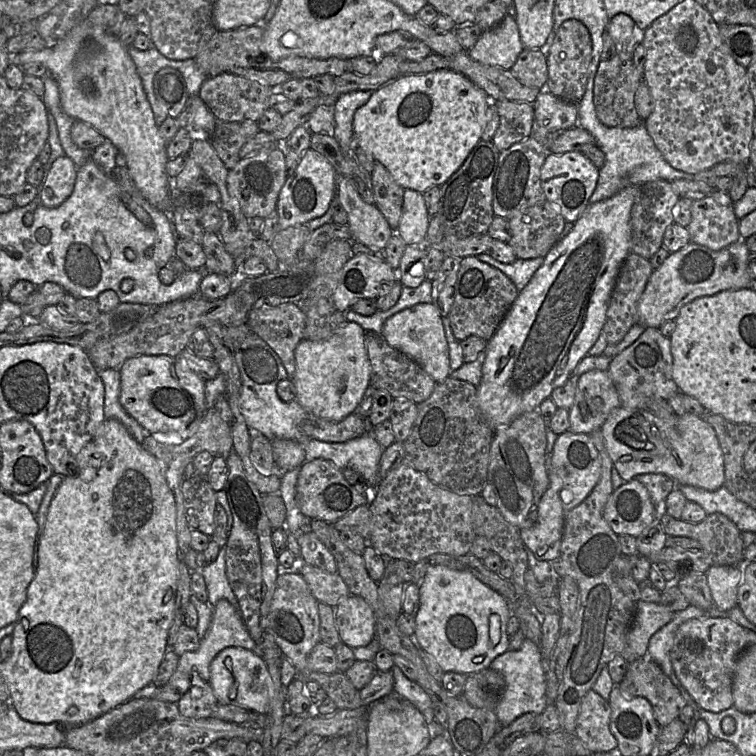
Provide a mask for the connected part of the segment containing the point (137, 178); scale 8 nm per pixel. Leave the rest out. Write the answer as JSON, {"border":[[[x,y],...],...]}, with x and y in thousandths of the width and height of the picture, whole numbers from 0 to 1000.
{"border":[[[115,24],[98,34],[70,62],[54,67],[26,69],[16,73],[15,83],[33,87],[56,83],[65,99],[77,110],[81,139],[101,160],[120,164],[140,184],[146,185],[165,206],[169,228],[189,261],[209,278],[221,280],[225,274],[225,234],[220,226],[224,212],[220,185],[213,180],[205,161],[204,149],[190,120],[188,106],[179,83],[156,49],[143,45],[134,34],[122,32]]]}

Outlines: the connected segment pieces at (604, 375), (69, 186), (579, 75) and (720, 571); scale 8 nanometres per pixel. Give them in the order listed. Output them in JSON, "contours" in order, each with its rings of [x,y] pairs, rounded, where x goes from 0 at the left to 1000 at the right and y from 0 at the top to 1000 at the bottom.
{"contours":[[[[782,489],[765,499],[753,569],[780,575],[795,567],[808,544],[821,537],[817,519],[803,491]]],[[[90,206],[77,208],[69,217],[53,247],[54,270],[62,275],[74,275],[93,261],[98,251],[102,221]]],[[[762,25],[746,28],[734,44],[724,77],[726,94],[724,112],[728,123],[743,132],[763,138],[775,119],[782,79],[783,53],[776,36]]],[[[940,749],[935,754],[937,775],[948,806],[960,810],[975,802],[981,753],[983,749]]]]}

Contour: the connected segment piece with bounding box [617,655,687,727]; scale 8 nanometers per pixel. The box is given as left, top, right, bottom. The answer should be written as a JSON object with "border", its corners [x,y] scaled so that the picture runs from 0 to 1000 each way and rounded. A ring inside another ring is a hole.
{"border":[[[857,866],[836,874],[824,899],[816,906],[828,925],[841,921],[854,923],[873,962],[896,951],[909,933],[886,897]]]}

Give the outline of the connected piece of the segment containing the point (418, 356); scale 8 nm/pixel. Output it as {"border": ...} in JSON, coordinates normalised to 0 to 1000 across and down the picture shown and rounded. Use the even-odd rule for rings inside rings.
{"border":[[[554,401],[517,418],[508,427],[505,444],[517,459],[554,481],[575,507],[582,507],[594,499],[593,452],[585,419],[573,401]]]}

